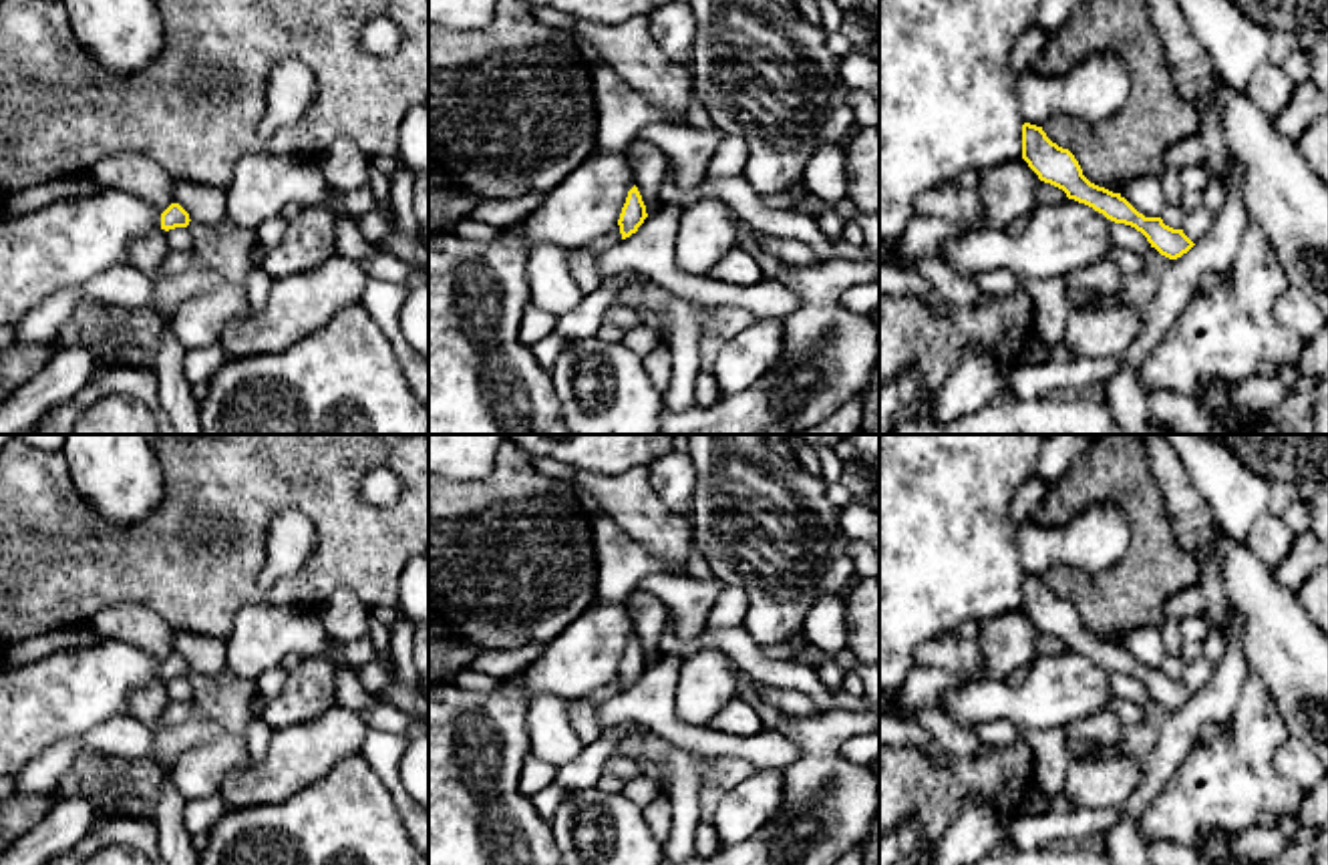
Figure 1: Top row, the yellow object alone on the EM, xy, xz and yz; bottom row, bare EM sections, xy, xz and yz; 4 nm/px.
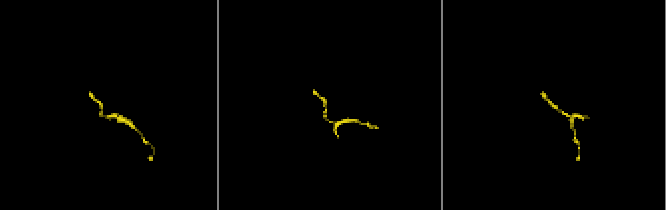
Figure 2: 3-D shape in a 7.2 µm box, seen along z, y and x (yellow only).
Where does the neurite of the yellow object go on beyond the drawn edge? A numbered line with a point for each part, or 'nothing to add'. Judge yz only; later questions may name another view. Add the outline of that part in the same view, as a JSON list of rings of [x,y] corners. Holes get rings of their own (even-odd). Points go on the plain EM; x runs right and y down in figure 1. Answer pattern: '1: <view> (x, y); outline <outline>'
1: yz (1145, 644); outline [[[1145,626],[1125,634],[1121,648],[1125,648],[1145,668],[1161,668],[1169,654],[1161,636],[1161,628]]]

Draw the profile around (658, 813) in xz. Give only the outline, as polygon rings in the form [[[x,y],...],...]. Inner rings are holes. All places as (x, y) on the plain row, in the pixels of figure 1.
[[[662,793],[652,803],[642,807],[642,815],[644,815],[652,835],[660,843],[666,843],[670,837],[670,827],[672,827],[672,817],[674,817],[670,799]]]

